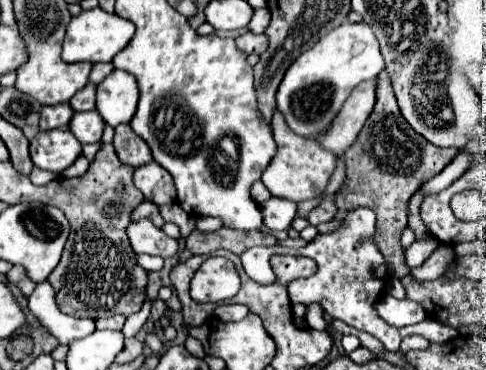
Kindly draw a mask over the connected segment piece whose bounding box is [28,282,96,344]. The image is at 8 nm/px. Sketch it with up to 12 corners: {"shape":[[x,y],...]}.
{"shape":[[50,282],[30,294],[30,312],[70,344],[96,330],[90,318],[60,312]]}

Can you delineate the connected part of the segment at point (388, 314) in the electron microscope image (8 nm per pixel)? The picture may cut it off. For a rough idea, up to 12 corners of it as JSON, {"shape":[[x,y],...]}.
{"shape":[[384,294],[374,310],[386,324],[402,328],[428,316],[420,304]]}

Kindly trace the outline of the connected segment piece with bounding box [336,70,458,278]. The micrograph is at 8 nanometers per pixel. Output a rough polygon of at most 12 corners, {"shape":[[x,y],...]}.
{"shape":[[386,70],[344,154],[336,206],[376,212],[388,272],[408,276],[408,202],[458,150],[432,146],[398,110]]}

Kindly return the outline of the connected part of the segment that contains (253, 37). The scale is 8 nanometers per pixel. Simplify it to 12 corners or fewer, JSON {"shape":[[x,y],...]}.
{"shape":[[246,32],[236,38],[240,50],[262,54],[268,48],[264,34]]}

